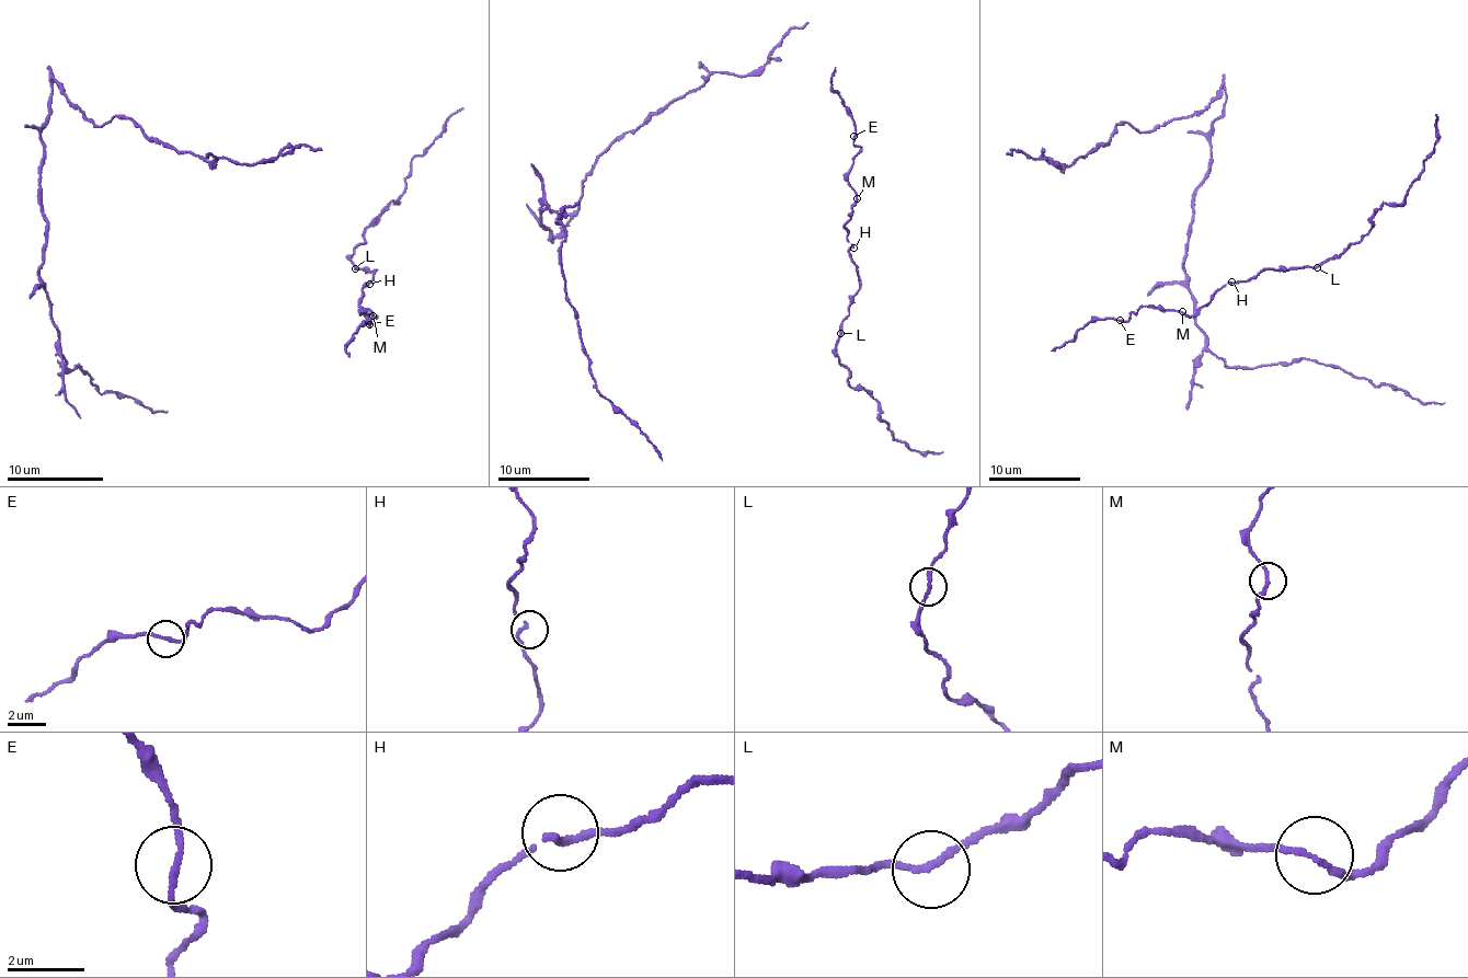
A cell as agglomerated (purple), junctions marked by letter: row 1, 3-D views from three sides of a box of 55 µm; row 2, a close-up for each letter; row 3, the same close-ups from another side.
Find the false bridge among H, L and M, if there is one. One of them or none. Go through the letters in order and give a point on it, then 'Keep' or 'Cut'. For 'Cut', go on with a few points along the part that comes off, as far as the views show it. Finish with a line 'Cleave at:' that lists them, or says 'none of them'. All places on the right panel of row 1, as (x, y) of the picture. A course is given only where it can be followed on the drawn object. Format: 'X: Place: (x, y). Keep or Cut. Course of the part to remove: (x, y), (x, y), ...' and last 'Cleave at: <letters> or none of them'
H: Place: (1231, 282). Keep
L: Place: (1317, 267). Keep
M: Place: (1182, 311). Keep
Cleave at: none of them

